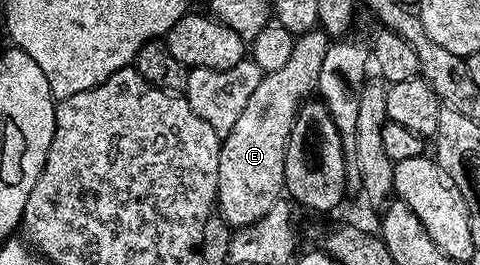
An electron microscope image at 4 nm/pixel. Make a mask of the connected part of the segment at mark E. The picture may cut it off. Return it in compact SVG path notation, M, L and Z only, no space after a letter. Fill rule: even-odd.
M319 27L308 33L297 34L288 63L263 76L260 87L252 91L244 112L240 114L240 119L236 119L232 131L221 138L216 209L231 227L256 223L256 219L263 217L283 196L288 135L303 101L318 88L320 67L324 64L324 55L328 52L330 43L331 38Z

